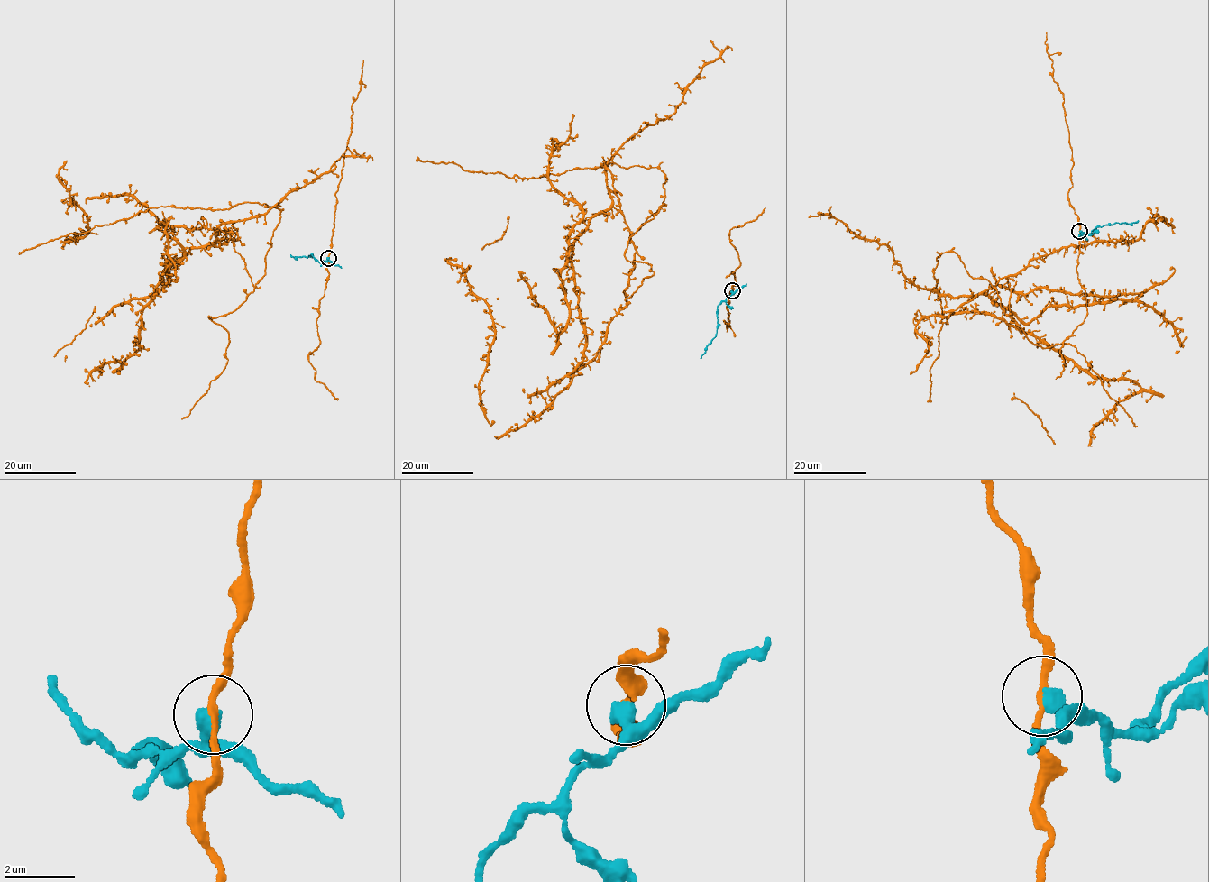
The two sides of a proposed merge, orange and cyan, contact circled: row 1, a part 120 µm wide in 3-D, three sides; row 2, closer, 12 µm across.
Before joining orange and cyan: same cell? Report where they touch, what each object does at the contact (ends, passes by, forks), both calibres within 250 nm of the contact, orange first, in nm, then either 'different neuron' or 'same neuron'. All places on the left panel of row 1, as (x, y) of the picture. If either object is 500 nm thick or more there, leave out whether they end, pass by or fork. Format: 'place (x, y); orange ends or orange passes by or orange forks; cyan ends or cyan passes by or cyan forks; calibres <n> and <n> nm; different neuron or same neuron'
place (328, 258); orange passes by; cyan ends; calibres 180 and 480 nm; different neuron

